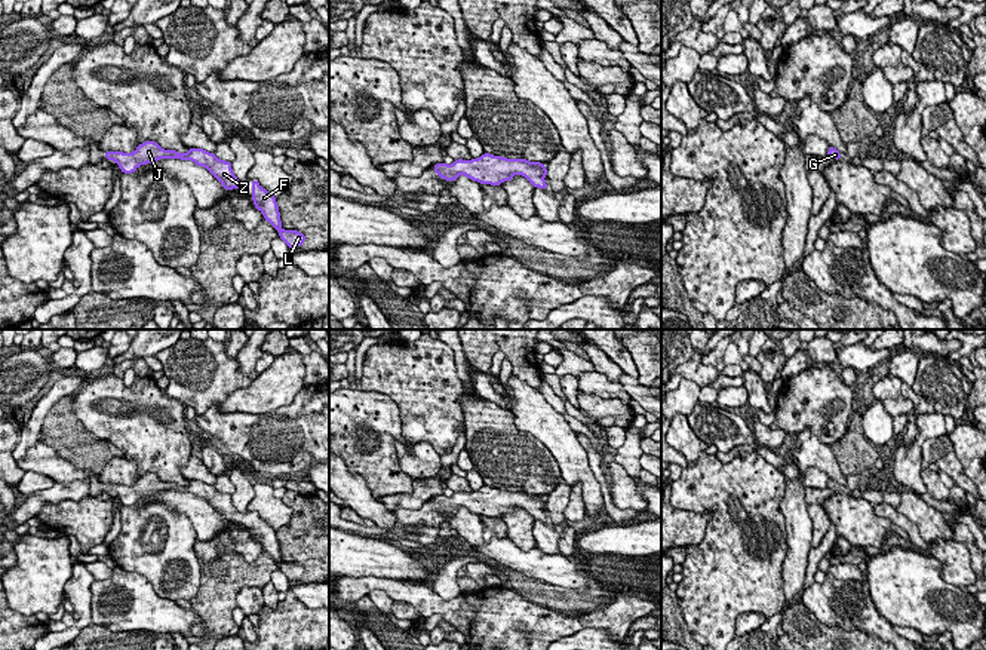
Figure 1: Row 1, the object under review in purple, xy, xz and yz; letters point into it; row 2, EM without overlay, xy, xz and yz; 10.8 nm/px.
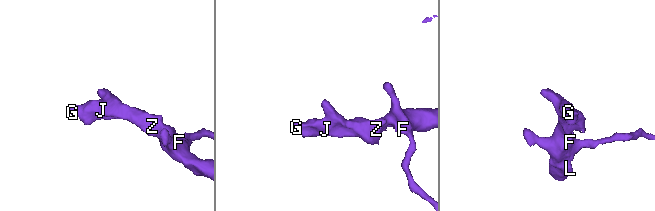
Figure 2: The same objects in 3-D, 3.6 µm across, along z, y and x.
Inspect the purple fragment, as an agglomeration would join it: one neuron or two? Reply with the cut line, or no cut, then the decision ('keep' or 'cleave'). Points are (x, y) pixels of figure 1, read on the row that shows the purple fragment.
cut none; keep

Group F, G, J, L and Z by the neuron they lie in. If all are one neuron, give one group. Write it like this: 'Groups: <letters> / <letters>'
Groups: F G J L Z

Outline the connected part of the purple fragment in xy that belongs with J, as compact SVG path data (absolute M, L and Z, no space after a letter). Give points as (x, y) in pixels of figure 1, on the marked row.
M145 141L138 144L133 153L123 151L104 151L107 160L114 160L123 174L133 174L138 166L157 162L160 159L181 159L191 160L197 166L206 168L225 190L236 190L239 178L231 169L231 162L221 160L215 153L209 153L203 148L188 148L188 151L178 153L175 150L165 150L154 141Z

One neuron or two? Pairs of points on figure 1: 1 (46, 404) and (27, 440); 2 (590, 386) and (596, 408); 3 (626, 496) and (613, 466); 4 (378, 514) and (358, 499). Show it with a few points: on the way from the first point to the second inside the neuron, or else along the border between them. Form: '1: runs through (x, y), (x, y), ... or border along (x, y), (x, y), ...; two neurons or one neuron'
1: runs through (39, 413), (30, 431); one neuron
2: border along (578, 392), (599, 395), (605, 399); two neurons
3: runs through (624, 488), (619, 474); one neuron
4: runs through (374, 511), (362, 502); one neuron

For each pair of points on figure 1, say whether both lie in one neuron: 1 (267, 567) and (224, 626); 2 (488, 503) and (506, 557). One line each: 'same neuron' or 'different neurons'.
1: same neuron
2: different neurons

